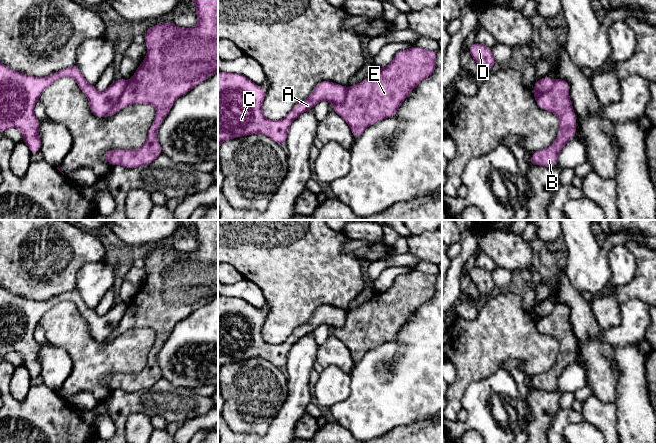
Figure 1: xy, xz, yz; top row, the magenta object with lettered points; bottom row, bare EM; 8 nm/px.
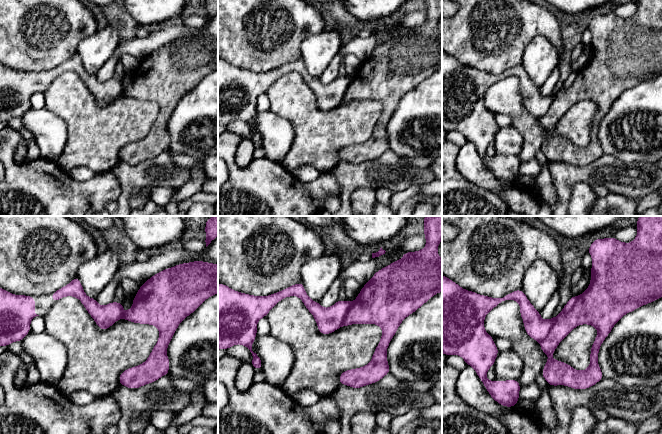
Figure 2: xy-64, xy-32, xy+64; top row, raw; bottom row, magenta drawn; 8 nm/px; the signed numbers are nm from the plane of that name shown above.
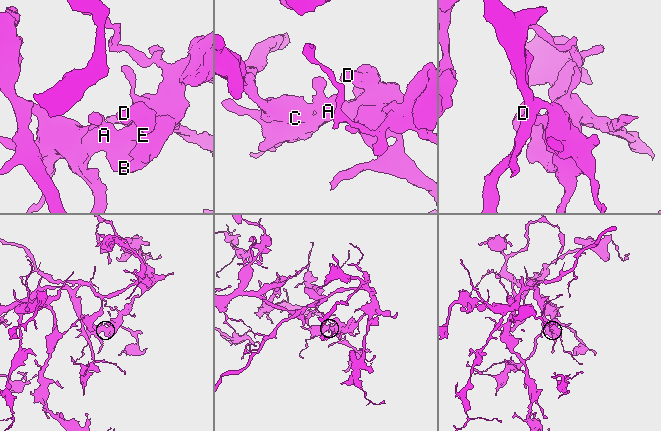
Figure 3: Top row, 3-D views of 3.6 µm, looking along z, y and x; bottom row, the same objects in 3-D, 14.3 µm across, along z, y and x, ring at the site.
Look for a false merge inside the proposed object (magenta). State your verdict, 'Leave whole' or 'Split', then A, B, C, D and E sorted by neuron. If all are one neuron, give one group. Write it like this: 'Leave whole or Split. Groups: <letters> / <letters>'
Split. Groups: A C / B D E

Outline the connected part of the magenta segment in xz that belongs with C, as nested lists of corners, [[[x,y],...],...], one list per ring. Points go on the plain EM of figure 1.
[[[218,295],[218,377],[220,369],[227,364],[244,361],[247,359],[261,358],[271,362],[274,366],[282,368],[286,366],[288,354],[295,343],[302,337],[313,333],[314,330],[323,324],[333,328],[340,328],[345,324],[347,311],[331,305],[321,305],[314,312],[311,319],[302,326],[297,327],[293,333],[281,344],[270,344],[263,339],[263,326],[268,314],[261,313],[258,309],[238,297],[225,297]]]

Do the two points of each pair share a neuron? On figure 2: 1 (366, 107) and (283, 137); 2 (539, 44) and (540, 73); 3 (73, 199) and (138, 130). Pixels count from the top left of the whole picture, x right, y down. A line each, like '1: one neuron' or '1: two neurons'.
1: two neurons
2: one neuron
3: two neurons

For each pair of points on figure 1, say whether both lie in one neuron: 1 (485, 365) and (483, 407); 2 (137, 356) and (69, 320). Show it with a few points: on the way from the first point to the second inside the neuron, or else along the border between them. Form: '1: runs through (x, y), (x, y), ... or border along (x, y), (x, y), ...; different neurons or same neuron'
1: border along (499, 368), (487, 376), (473, 381), (464, 391); different neurons
2: runs through (119, 356), (100, 356), (82, 338); same neuron

